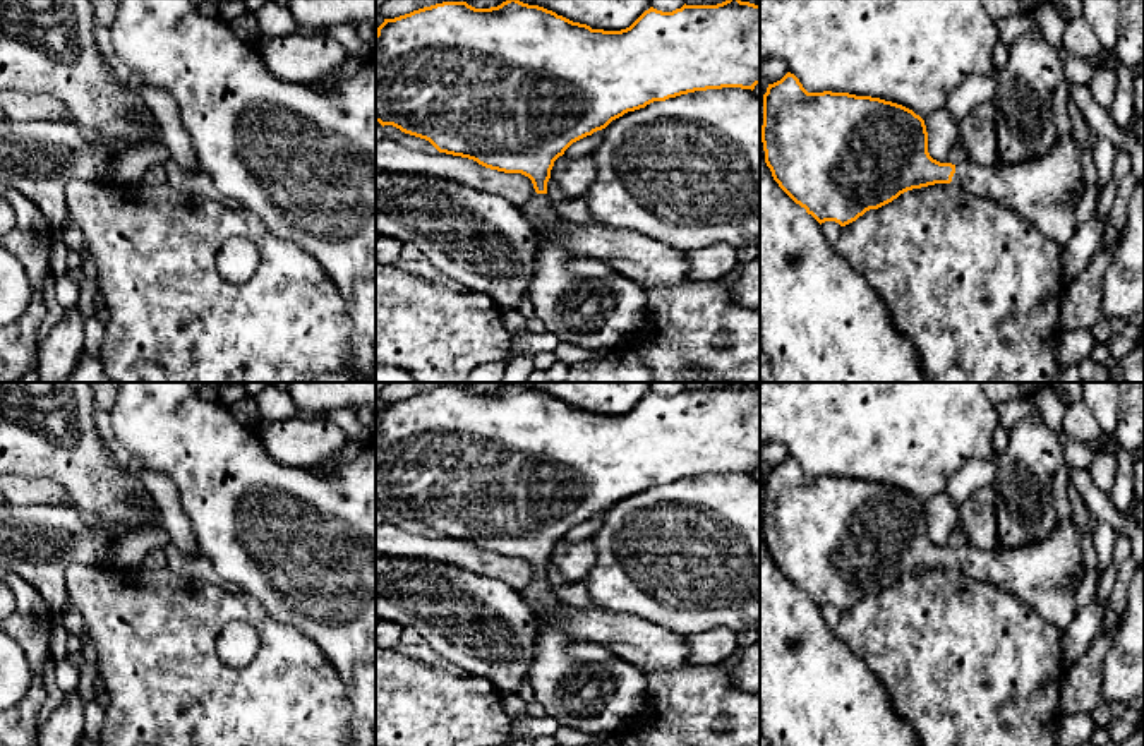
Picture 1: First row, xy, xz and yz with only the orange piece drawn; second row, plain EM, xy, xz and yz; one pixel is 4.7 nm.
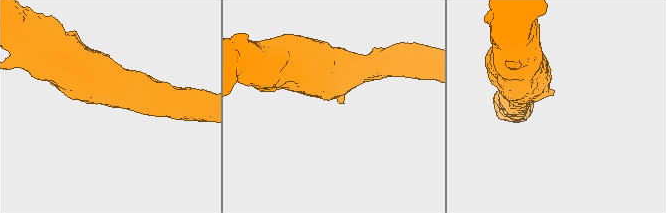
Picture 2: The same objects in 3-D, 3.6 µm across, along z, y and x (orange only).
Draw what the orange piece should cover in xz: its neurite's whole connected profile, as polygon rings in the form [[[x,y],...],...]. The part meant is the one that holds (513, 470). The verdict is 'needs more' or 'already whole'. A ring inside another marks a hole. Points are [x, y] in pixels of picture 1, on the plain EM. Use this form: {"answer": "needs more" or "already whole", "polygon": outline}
{"answer": "needs more", "polygon": [[[518,382],[491,393],[443,386],[384,403],[376,417],[376,506],[425,523],[439,537],[532,564],[537,580],[521,595],[540,628],[527,679],[545,715],[595,736],[631,724],[647,676],[599,643],[566,638],[542,617],[566,605],[547,578],[554,545],[573,526],[653,485],[722,472],[753,475],[756,468],[760,389],[739,382],[672,396],[650,391],[621,415],[592,413]]]}

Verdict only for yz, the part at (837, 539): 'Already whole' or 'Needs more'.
Needs more

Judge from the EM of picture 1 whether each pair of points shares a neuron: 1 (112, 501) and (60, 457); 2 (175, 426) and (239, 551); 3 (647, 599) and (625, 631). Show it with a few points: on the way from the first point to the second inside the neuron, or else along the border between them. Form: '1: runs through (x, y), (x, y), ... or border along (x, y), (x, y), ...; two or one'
1: runs through (100, 489), (72, 462); one
2: runs through (206, 457), (230, 494), (232, 520); one
3: border along (599, 607), (647, 618), (673, 633); two

